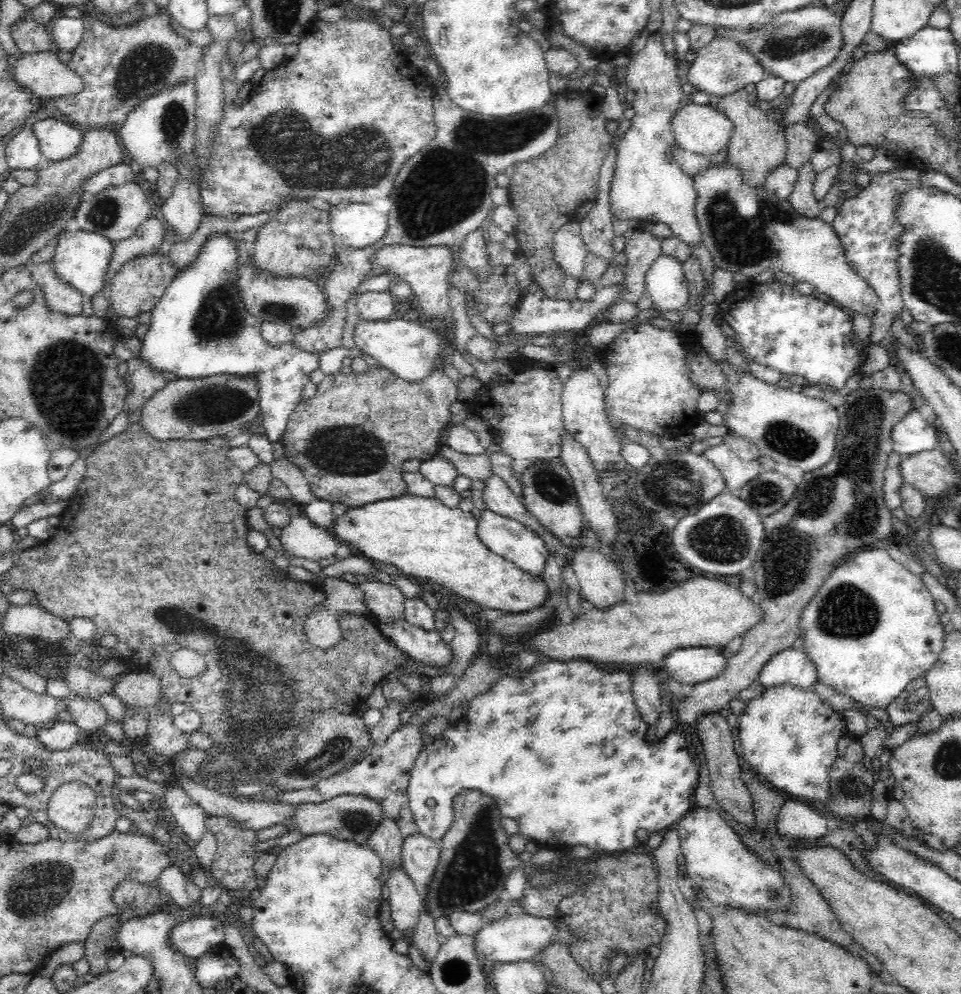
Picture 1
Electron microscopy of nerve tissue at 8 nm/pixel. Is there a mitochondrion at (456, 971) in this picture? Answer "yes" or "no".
yes

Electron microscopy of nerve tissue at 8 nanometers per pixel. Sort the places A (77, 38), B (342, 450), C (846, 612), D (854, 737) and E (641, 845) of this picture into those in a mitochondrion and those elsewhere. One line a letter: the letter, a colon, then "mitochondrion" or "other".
A: other
B: mitochondrion
C: mitochondrion
D: other
E: other

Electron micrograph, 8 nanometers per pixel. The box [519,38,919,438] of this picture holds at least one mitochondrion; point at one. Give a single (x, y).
(741, 242)

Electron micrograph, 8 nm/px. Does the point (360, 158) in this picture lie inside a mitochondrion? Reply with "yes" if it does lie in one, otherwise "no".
yes

